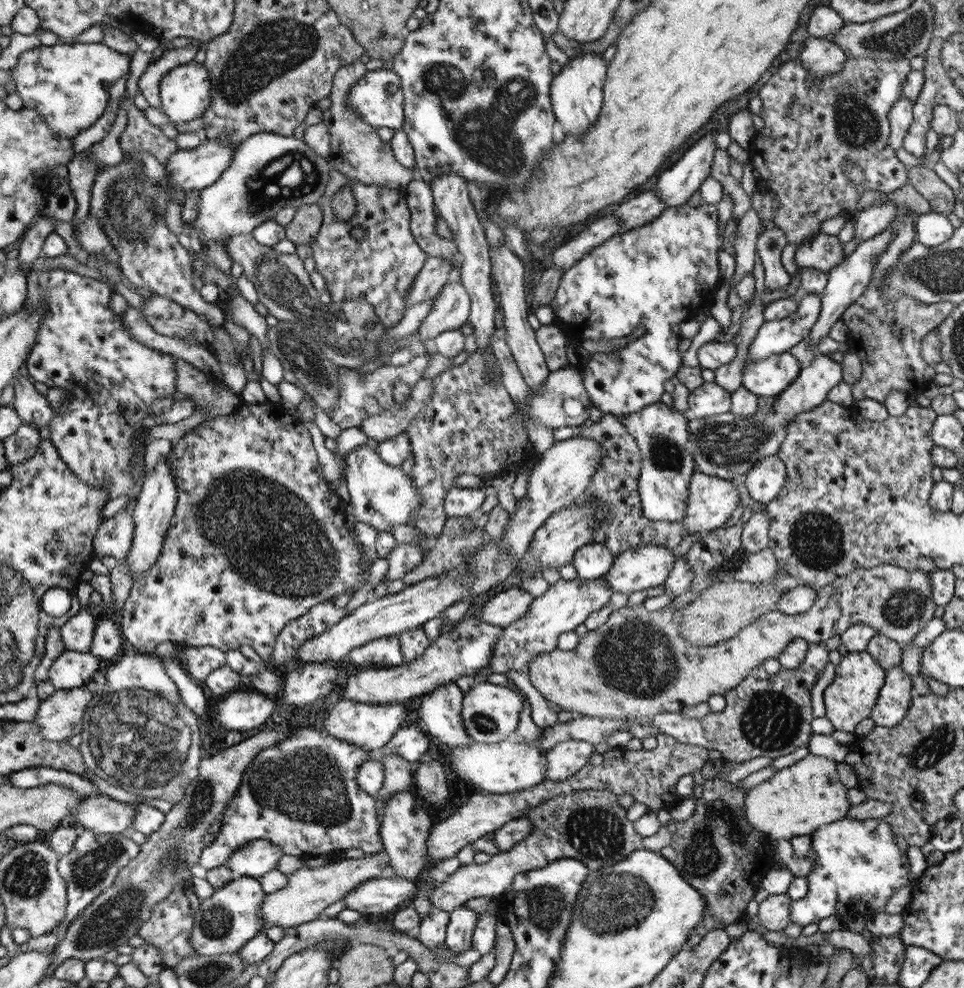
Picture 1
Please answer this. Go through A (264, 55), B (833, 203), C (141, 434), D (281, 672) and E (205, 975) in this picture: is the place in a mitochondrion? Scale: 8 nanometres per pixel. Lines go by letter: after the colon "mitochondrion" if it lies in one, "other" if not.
A: mitochondrion
B: other
C: other
D: other
E: mitochondrion

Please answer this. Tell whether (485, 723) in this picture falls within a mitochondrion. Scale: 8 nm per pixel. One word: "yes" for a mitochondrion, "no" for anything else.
yes

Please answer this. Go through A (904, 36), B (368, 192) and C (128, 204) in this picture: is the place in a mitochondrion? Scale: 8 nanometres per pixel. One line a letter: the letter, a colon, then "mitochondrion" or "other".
A: mitochondrion
B: other
C: mitochondrion

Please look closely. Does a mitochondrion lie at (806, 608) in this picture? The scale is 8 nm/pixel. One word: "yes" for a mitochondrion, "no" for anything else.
no

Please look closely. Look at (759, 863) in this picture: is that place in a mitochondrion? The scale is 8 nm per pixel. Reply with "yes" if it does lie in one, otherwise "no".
no

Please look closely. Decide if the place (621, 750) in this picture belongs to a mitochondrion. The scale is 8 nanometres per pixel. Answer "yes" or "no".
no

